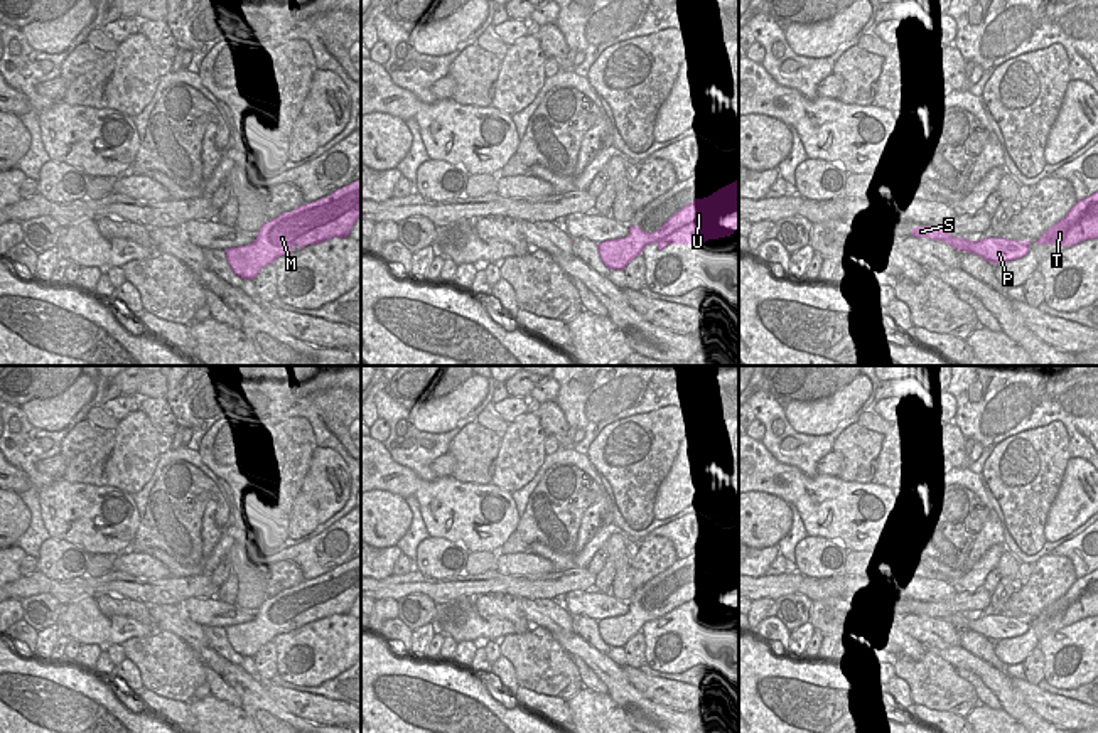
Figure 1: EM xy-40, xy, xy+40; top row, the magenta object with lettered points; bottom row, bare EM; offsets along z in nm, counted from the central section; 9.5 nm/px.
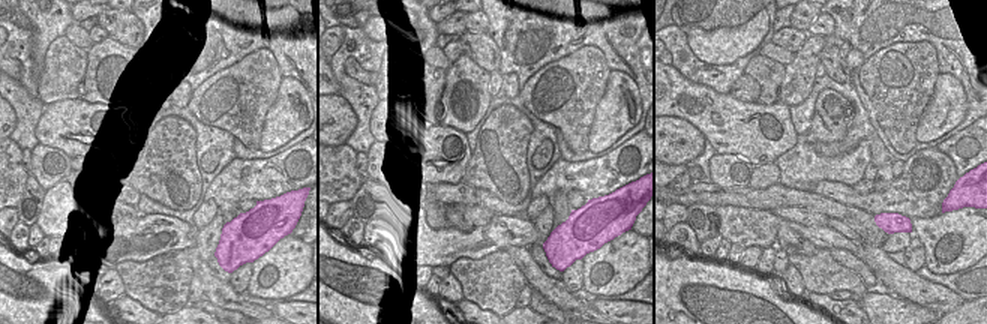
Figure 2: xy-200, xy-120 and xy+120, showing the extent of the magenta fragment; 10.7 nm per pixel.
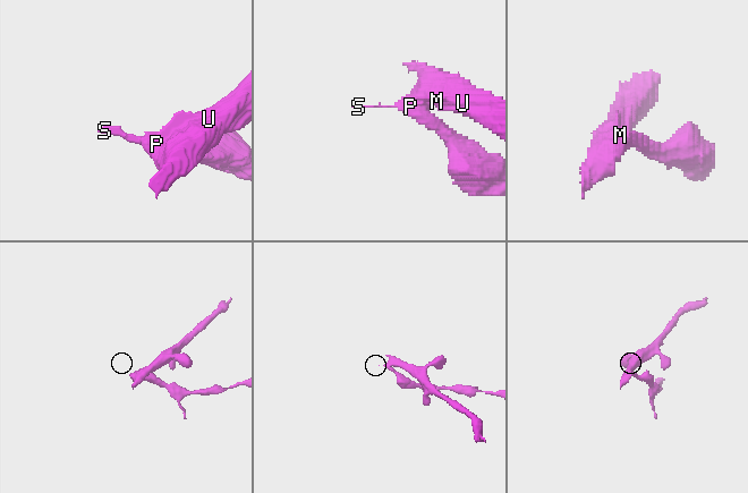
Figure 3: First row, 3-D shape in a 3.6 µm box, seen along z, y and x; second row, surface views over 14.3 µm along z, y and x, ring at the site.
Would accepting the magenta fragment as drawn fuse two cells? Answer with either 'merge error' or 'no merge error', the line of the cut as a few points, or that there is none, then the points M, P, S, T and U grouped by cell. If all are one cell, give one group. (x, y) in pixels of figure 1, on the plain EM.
merge error; cut xy-40 (262, 627), (231, 644); groups M T U / P S

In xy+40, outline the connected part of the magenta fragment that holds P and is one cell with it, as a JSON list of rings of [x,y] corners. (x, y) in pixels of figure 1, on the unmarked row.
[[[919,603],[912,607],[911,613],[945,618],[955,627],[978,632],[988,640],[1019,637],[1029,630],[1029,623],[1022,623],[1014,617],[983,615],[980,618],[968,618],[955,615],[946,608],[946,603]]]

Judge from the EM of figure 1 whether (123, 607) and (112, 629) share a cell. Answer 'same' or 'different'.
different

